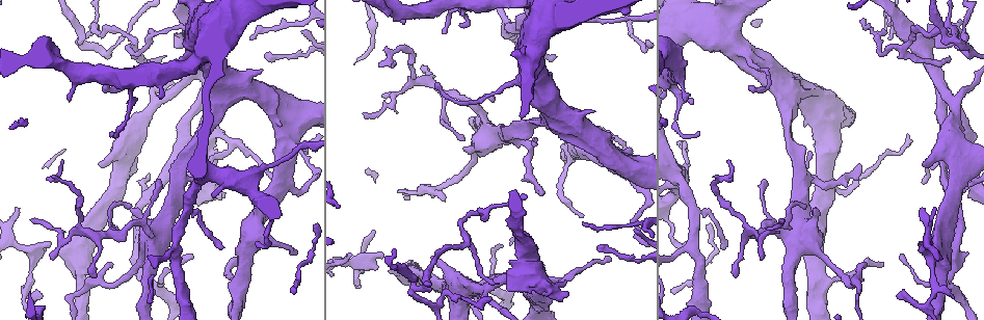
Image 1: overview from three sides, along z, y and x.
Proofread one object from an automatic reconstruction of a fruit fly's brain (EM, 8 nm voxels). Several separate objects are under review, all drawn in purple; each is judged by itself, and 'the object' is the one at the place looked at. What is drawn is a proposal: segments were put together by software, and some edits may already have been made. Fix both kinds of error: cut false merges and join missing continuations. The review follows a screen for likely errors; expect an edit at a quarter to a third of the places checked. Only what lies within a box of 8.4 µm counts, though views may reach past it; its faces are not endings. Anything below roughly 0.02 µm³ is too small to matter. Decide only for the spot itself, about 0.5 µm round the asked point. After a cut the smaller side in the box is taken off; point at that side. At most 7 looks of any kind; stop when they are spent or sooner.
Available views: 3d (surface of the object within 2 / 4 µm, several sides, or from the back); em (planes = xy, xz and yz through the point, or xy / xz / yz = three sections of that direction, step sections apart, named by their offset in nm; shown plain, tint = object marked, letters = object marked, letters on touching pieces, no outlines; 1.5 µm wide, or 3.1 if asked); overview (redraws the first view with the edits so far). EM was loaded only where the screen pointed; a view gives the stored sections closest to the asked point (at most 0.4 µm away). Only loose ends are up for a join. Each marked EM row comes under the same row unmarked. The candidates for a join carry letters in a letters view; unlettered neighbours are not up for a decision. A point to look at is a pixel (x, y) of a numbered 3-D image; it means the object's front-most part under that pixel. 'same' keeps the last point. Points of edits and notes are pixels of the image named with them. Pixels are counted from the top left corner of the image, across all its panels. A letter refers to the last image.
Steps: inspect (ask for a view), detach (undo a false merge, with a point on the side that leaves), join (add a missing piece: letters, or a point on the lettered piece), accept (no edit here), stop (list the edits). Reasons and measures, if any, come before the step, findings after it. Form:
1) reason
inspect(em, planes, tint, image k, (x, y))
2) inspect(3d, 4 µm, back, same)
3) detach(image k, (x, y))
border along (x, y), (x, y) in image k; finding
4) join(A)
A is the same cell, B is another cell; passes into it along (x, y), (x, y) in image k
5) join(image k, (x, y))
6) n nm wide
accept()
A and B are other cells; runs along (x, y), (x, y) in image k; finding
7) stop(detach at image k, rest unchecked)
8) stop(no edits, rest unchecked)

tapers out
inspect(em, xy, step 8, letters, image 1, (766, 181))

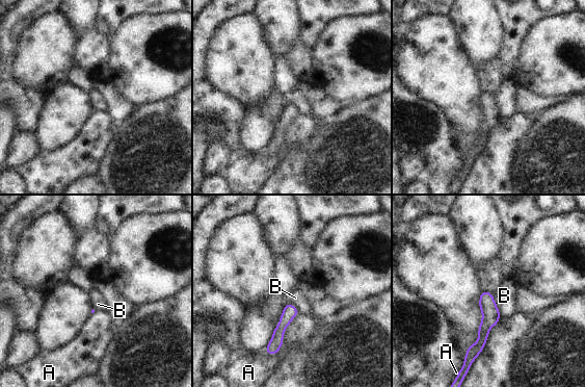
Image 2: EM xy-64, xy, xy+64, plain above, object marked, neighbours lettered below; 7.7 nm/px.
A touches over 400 nm
accept()
A and B are other cells; border along (492, 292), (501, 315) in image 2; no lettered piece goes on from it

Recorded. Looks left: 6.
free end
inspect(em, planes, letters, image 1, (427, 68))

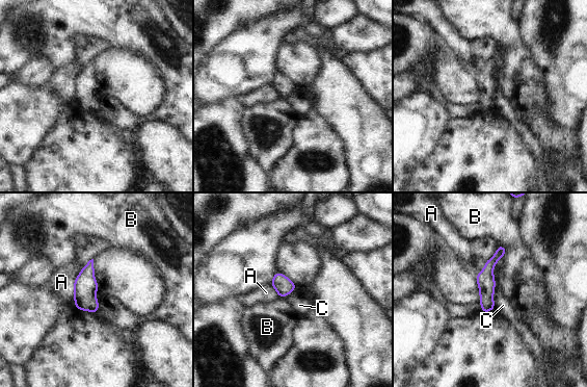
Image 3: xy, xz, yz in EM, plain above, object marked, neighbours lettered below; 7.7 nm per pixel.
accept()
A, B and C are other cells; border along (496, 280), (494, 309) in image 3; no lettered piece goes on from it

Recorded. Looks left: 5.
a fork
inspect(em, yz, step 8, tint, image 1, (533, 295))

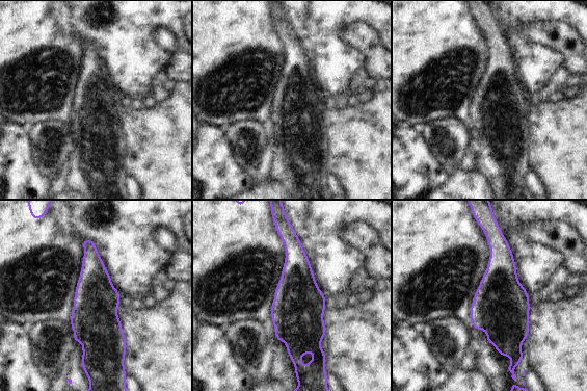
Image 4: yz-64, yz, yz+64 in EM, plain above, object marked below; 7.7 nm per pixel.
inspect(em, planes, letters, same)

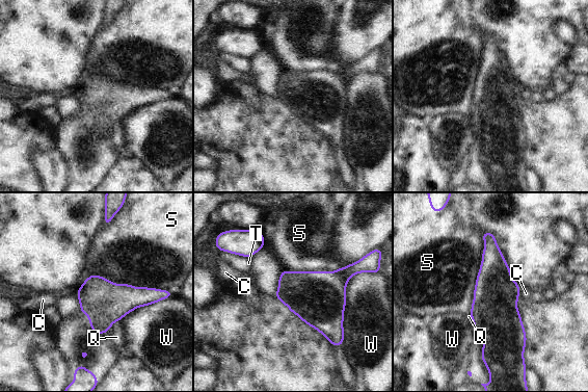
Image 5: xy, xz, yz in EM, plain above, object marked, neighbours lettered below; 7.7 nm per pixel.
320 nm wide; S touches over 650 nm
accept()
C, Q, S, T and W are other cells; continuous, no second neuron

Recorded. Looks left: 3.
stop(no edits, rest unchecked)

